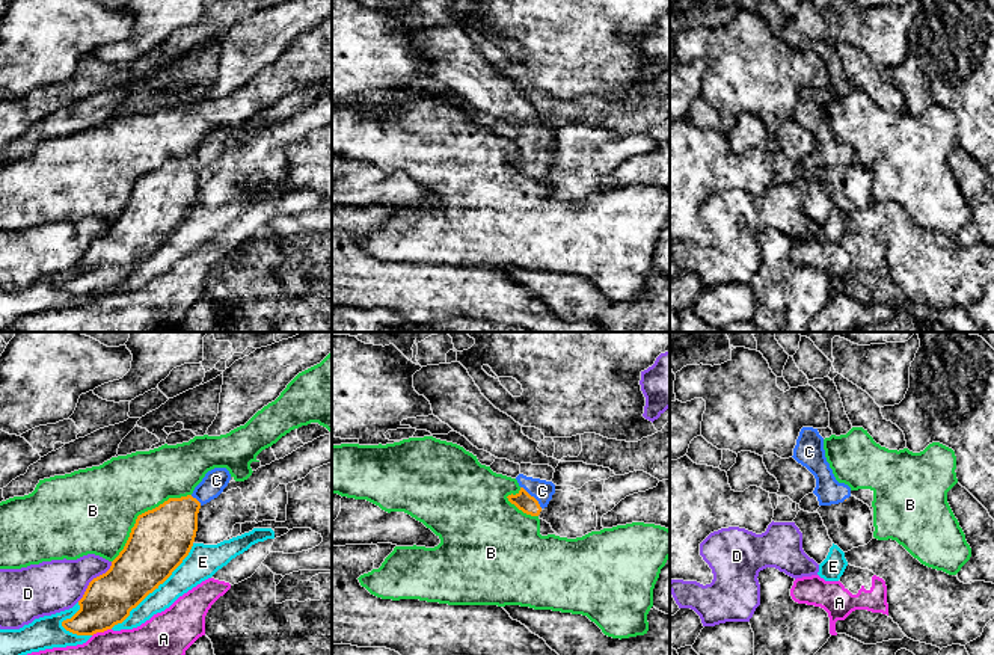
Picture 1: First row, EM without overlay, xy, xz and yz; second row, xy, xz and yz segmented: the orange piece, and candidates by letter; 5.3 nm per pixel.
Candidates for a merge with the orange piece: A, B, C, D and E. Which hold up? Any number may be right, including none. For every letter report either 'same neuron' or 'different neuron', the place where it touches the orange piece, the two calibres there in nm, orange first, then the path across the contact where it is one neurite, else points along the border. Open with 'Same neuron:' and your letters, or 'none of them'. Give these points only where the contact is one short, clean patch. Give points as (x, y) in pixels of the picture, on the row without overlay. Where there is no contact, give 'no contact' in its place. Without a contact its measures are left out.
Same neuron: C
A: different neuron | xy (101, 293) | 260/420 nm
B: different neuron | xy (142, 175) | 320/440 nm
C: same neuron | xz (533, 159) | 100/110 nm | across xz (524, 163), (533, 159), (542, 153)
D: different neuron | xy (92, 242) | 280/280 nm
E: different neuron | xy (154, 251) | 320/160 nm

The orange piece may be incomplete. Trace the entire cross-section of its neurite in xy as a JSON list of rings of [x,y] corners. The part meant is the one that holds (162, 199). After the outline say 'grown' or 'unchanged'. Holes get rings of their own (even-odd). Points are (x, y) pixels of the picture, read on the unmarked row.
[[[214,130],[192,157],[169,160],[139,177],[124,211],[106,235],[89,244],[80,272],[62,288],[77,297],[94,297],[122,285],[189,217],[199,171],[217,160],[229,142],[226,130]]]; grown

